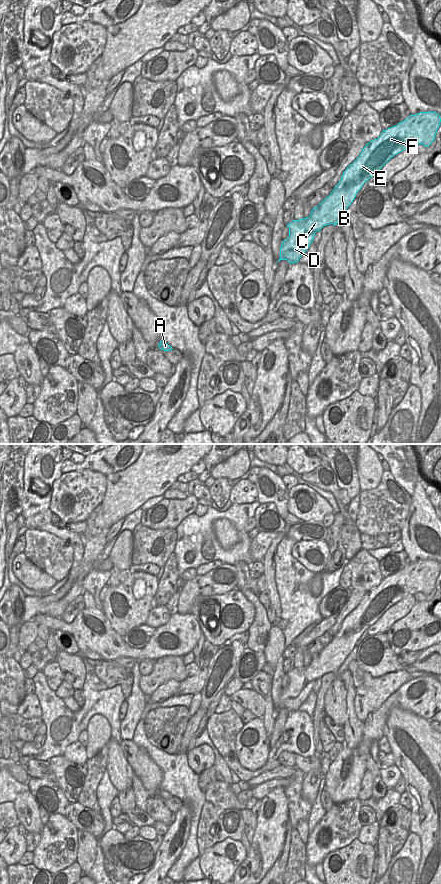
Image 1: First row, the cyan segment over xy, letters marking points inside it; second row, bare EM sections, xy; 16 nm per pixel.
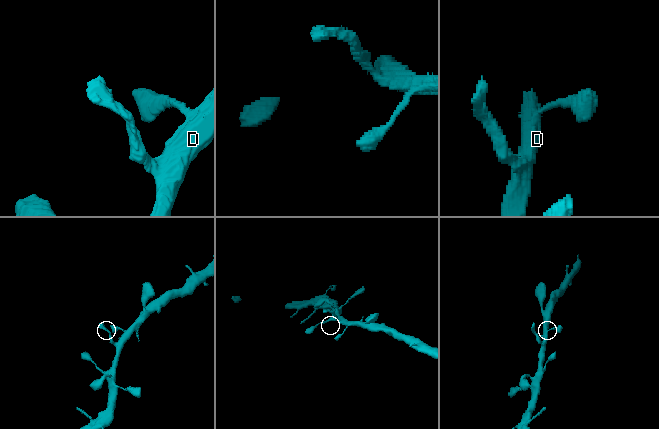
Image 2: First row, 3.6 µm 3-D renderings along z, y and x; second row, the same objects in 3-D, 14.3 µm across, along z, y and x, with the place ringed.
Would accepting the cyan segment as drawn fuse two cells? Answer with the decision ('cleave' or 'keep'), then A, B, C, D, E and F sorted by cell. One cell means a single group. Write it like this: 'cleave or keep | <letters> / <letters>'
keep | A B C D E F

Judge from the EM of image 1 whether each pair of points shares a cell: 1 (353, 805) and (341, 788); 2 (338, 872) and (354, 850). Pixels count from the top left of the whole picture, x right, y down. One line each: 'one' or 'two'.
1: two
2: one

